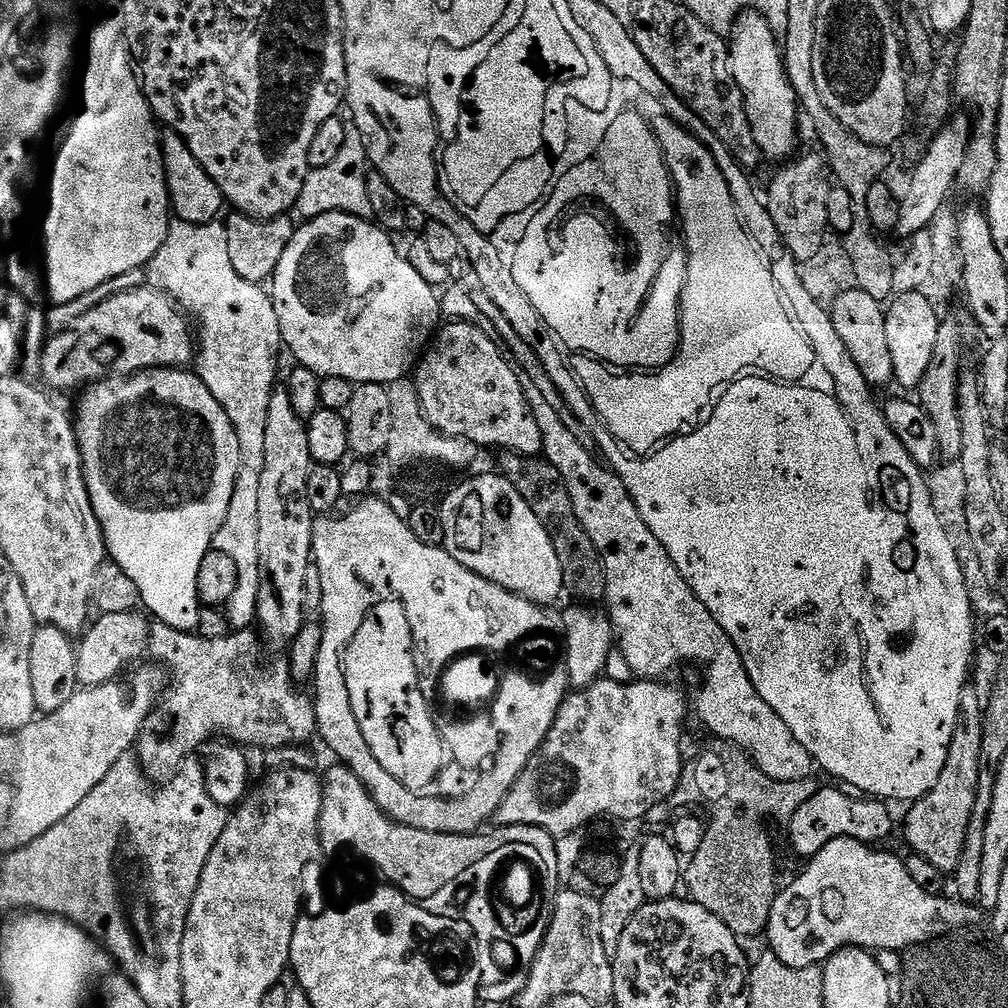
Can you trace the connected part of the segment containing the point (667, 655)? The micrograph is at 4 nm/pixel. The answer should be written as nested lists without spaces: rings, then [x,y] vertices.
[[[572,444],[568,449],[561,450],[558,467],[564,483],[568,486],[568,493],[572,496],[579,527],[604,555],[604,565],[608,571],[606,604],[610,609],[612,625],[616,628],[619,655],[620,652],[624,655],[625,662],[640,675],[637,677],[648,682],[659,681],[679,664],[701,664],[708,671],[708,684],[700,688],[696,712],[700,715],[701,722],[720,739],[717,741],[727,742],[731,747],[746,753],[756,768],[762,770],[762,774],[766,774],[771,780],[797,784],[809,779],[813,775],[812,768],[814,769],[811,754],[800,745],[798,738],[794,738],[786,722],[782,722],[782,718],[778,718],[778,714],[774,714],[774,710],[770,710],[770,706],[762,702],[758,690],[754,690],[754,682],[750,682],[750,674],[742,662],[740,652],[726,634],[726,630],[718,626],[710,610],[706,610],[702,601],[692,593],[692,587],[684,581],[684,575],[676,568],[662,542],[654,538],[654,534],[648,529],[648,523],[644,521],[616,474],[605,467],[596,456],[595,458],[582,445]]]

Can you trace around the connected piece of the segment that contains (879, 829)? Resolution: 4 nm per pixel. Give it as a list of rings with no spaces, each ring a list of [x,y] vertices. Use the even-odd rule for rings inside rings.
[[[821,787],[794,814],[790,825],[792,831],[792,848],[803,858],[816,856],[827,844],[837,842],[855,842],[865,846],[876,846],[879,840],[884,840],[892,832],[892,816],[885,805],[880,802],[865,802],[863,799],[851,800],[847,791],[836,788]],[[844,791],[844,792],[839,792]],[[868,803],[868,804],[863,804]]]

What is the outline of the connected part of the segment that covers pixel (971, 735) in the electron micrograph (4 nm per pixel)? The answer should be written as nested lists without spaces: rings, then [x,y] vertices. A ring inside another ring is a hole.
[[[965,727],[957,730],[952,739],[950,754],[942,770],[942,778],[921,800],[915,801],[904,820],[904,836],[915,855],[924,860],[937,873],[955,873],[960,865],[971,812],[974,810],[975,795],[978,794],[979,751],[982,747],[980,730]]]

